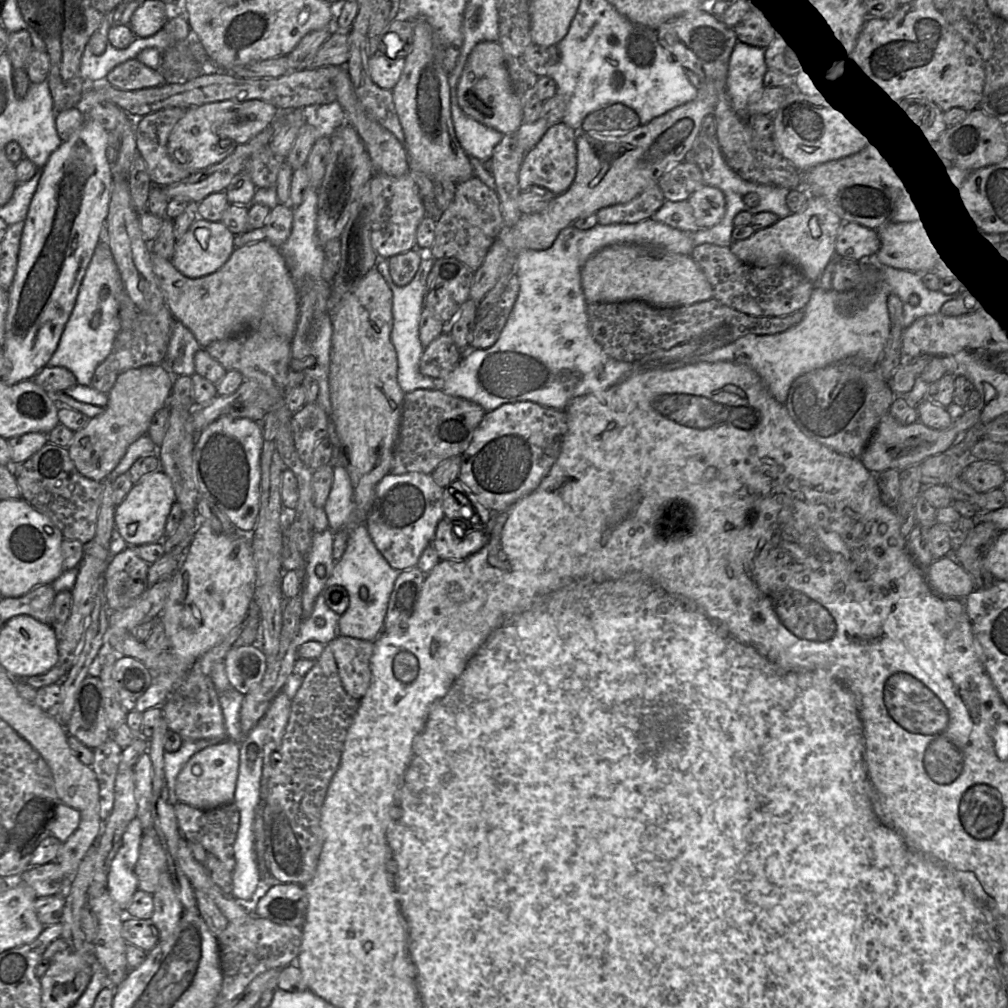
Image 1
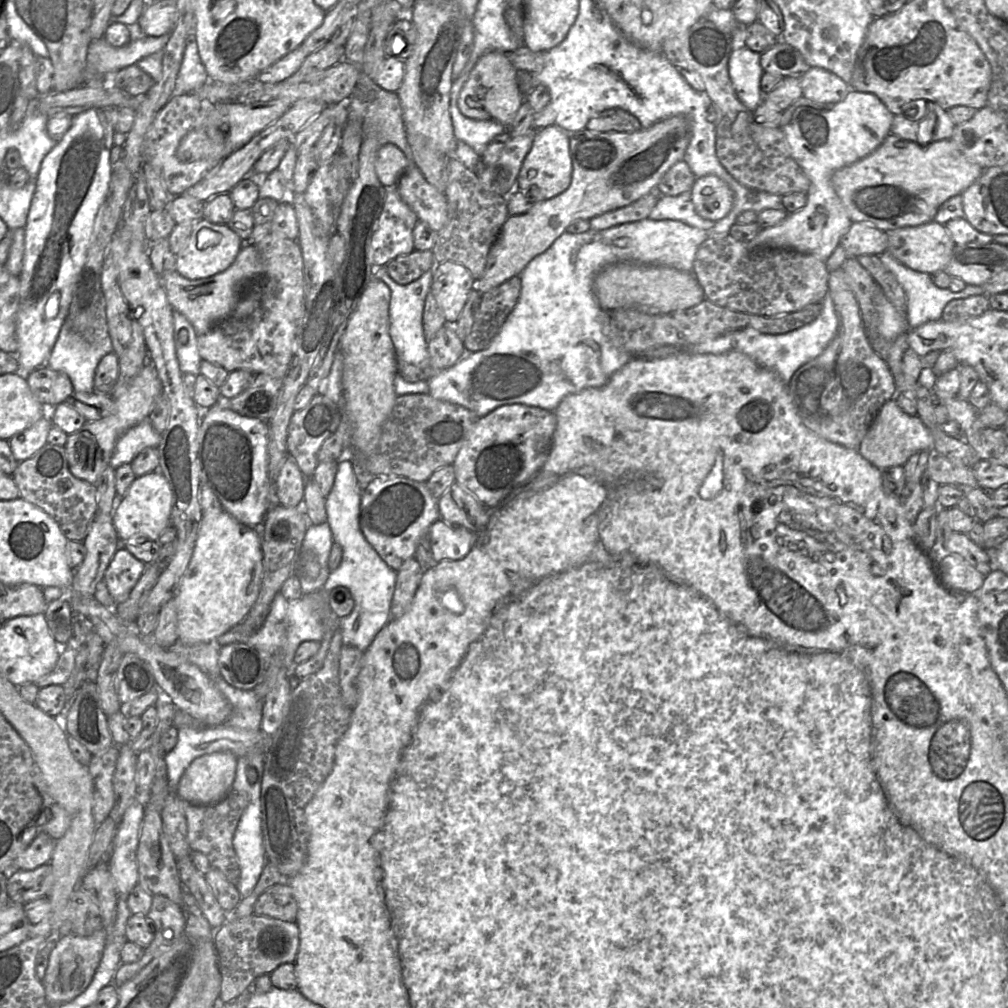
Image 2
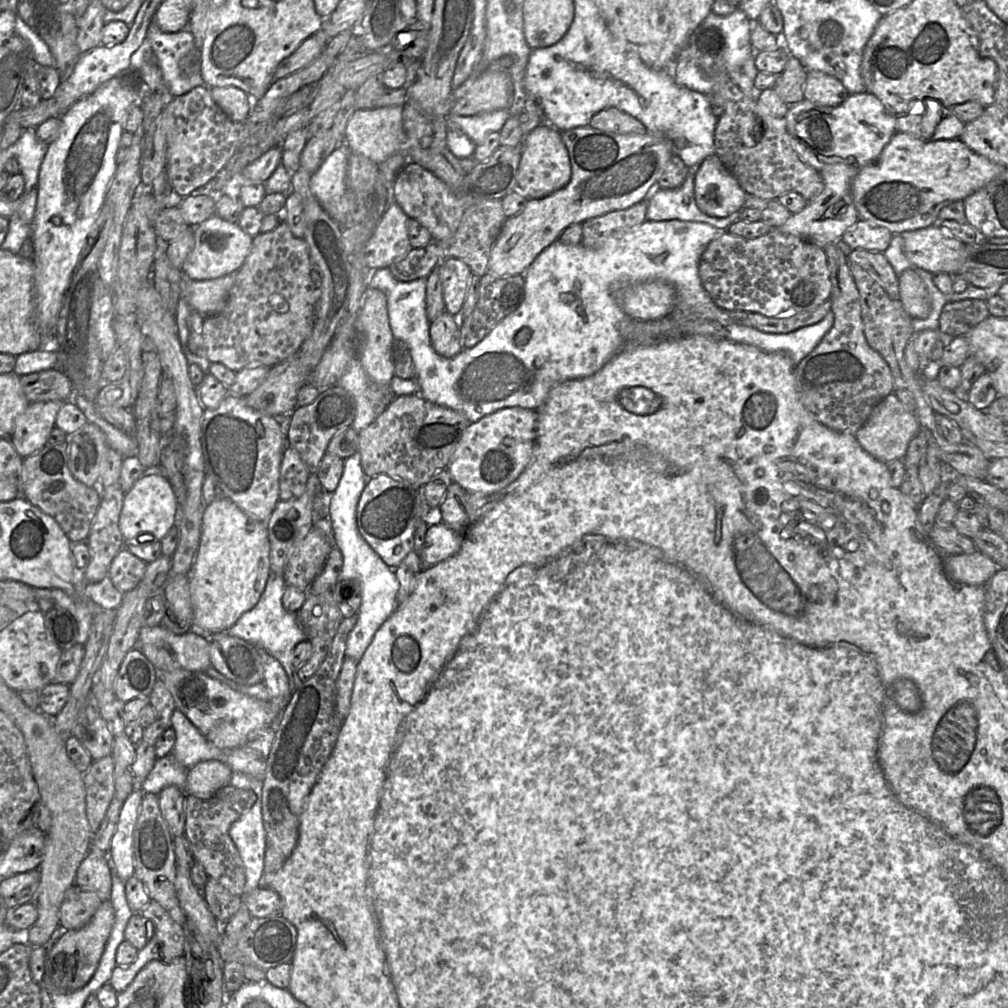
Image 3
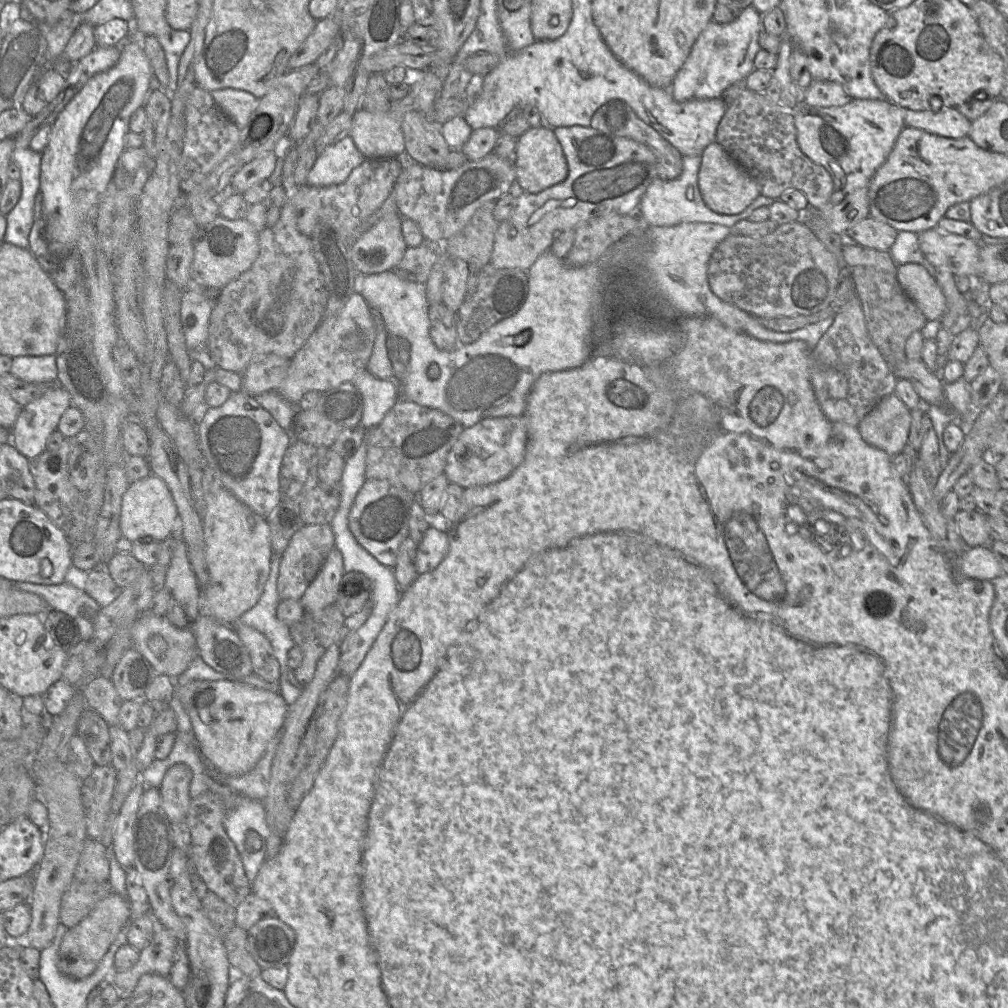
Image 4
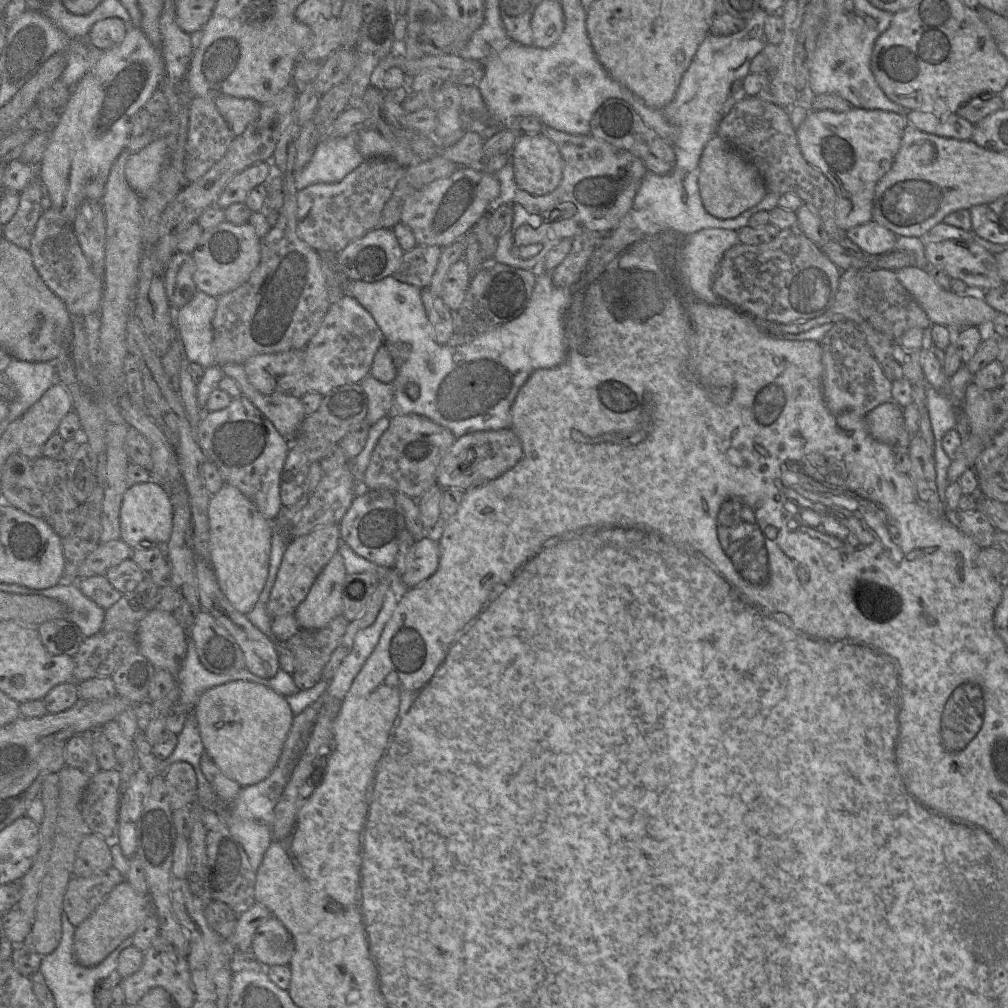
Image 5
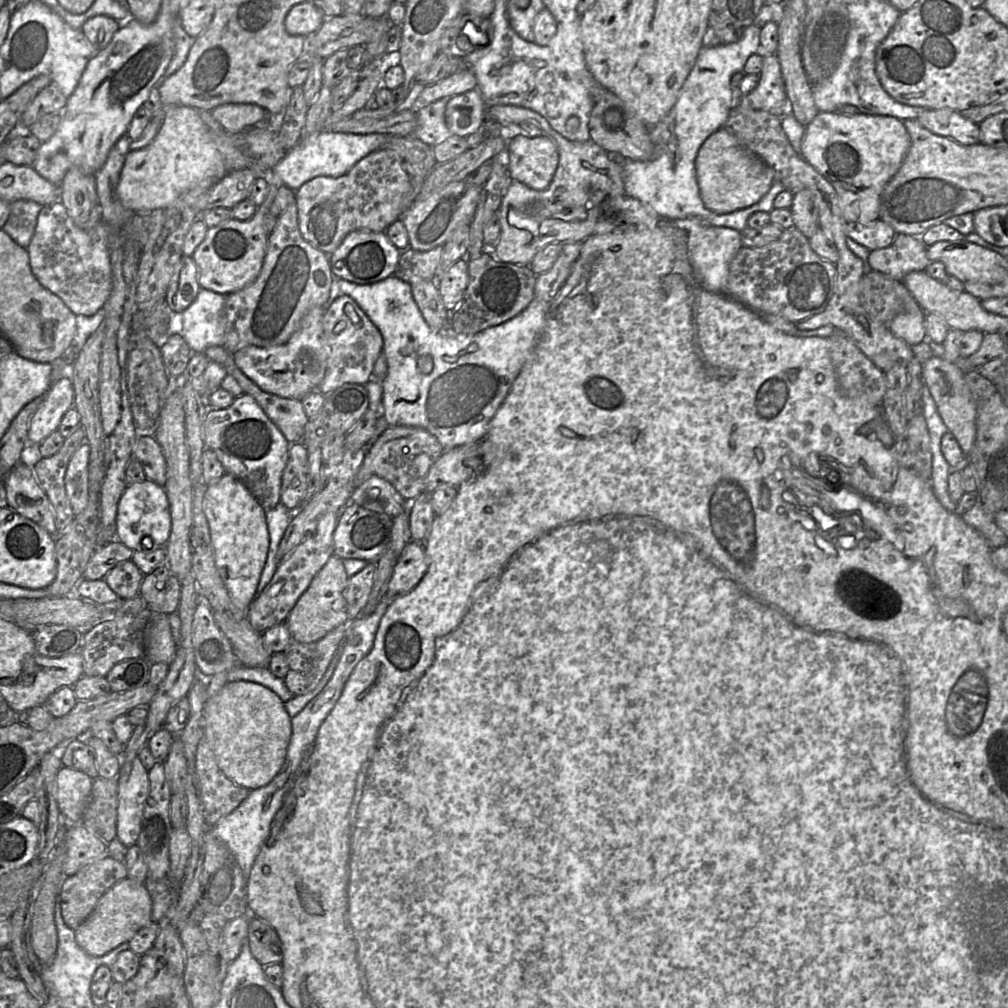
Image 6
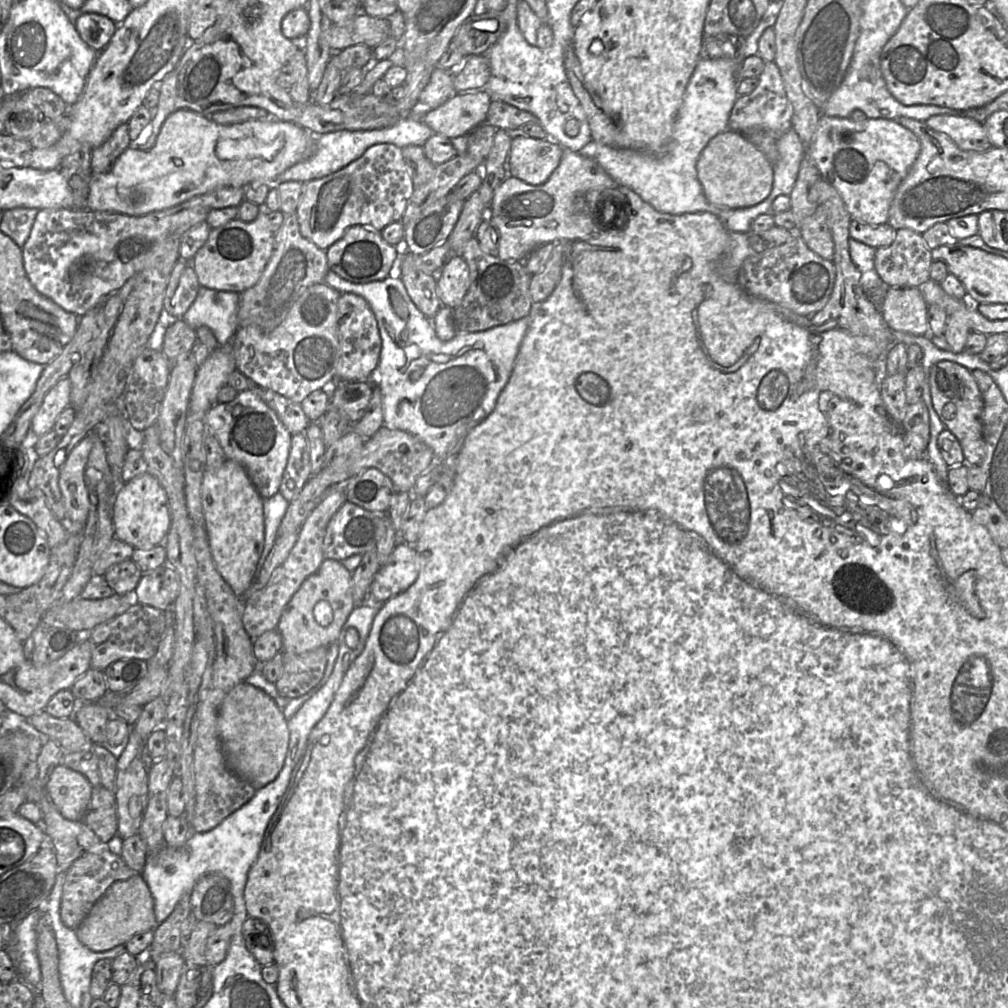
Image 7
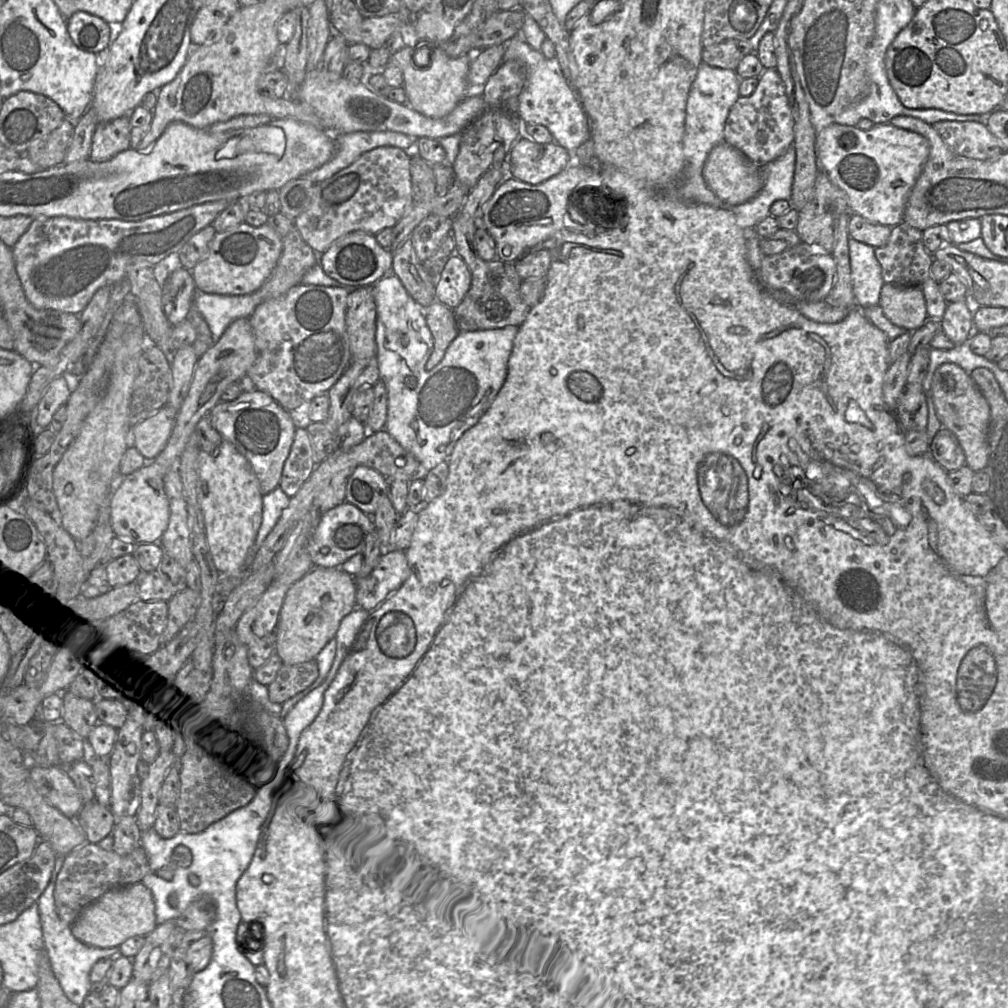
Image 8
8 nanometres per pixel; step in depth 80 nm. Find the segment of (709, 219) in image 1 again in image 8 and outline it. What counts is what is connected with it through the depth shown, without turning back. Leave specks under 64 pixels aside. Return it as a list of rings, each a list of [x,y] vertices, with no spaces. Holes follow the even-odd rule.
[[[725,141],[710,151],[702,173],[706,184],[714,194],[731,205],[743,204],[753,199],[763,188],[761,166]]]

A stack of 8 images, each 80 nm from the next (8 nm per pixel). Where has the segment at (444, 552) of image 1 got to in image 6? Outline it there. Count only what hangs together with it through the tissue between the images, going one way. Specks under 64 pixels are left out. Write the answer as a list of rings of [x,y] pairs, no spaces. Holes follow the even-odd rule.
[[[424,542],[407,544],[397,557],[387,594],[396,597],[411,591],[424,577],[428,566]]]

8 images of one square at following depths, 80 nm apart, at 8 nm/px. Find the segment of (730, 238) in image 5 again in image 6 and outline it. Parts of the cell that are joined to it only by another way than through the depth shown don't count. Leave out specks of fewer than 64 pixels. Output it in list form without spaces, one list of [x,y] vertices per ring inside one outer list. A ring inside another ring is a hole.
[[[708,226],[703,231],[690,256],[703,288],[725,293],[730,263],[742,247],[741,233],[736,229]]]

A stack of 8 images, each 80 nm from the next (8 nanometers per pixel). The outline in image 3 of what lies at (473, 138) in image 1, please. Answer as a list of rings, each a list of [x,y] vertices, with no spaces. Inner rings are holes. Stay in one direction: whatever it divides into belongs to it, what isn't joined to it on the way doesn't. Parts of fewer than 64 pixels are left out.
[[[507,109],[483,112],[473,116],[450,113],[448,122],[466,134],[476,145],[479,145],[491,132],[500,132],[509,117]]]

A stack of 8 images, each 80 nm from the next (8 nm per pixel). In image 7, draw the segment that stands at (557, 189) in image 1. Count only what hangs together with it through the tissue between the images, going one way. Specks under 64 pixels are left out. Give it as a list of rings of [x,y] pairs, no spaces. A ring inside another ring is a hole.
[[[512,138],[510,174],[531,185],[544,184],[559,166],[563,148],[550,138]]]

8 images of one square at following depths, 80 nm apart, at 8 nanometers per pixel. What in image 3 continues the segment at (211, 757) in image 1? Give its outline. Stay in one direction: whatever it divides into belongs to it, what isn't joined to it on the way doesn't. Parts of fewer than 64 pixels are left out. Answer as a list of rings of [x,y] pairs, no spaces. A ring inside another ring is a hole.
[[[200,761],[188,770],[185,793],[203,800],[210,799],[230,783],[232,774],[232,769],[220,761]]]

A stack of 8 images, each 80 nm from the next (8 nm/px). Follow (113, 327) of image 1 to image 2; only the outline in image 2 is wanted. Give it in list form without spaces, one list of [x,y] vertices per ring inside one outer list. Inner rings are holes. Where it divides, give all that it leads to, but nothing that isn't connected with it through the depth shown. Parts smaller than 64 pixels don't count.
[[[66,317],[46,365],[52,370],[65,373],[71,380],[75,392],[92,393],[95,391],[96,368],[101,359],[113,351],[111,339],[104,339],[103,341],[104,345],[88,342],[75,330],[71,318]]]

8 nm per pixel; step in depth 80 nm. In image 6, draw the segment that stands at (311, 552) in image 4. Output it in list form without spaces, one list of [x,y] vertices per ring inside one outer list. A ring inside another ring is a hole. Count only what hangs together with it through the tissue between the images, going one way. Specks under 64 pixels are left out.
[[[340,512],[325,514],[319,520],[315,529],[308,531],[304,540],[285,559],[280,561],[271,581],[246,609],[246,618],[256,631],[263,633],[267,629],[285,622],[313,578],[334,554],[333,534],[339,515]]]

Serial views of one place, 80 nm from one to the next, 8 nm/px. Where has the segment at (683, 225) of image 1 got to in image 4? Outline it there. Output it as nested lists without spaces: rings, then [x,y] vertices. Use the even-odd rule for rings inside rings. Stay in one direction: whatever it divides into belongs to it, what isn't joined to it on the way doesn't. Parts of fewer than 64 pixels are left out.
[[[702,155],[683,156],[683,171],[674,180],[662,180],[658,176],[654,178],[648,186],[645,194],[641,198],[638,211],[650,225],[673,226],[685,222],[704,222],[714,223],[729,228],[733,227],[738,221],[748,219],[752,212],[762,206],[769,207],[774,199],[759,195],[741,213],[735,215],[718,214],[710,210],[704,203],[698,185],[698,173]]]

